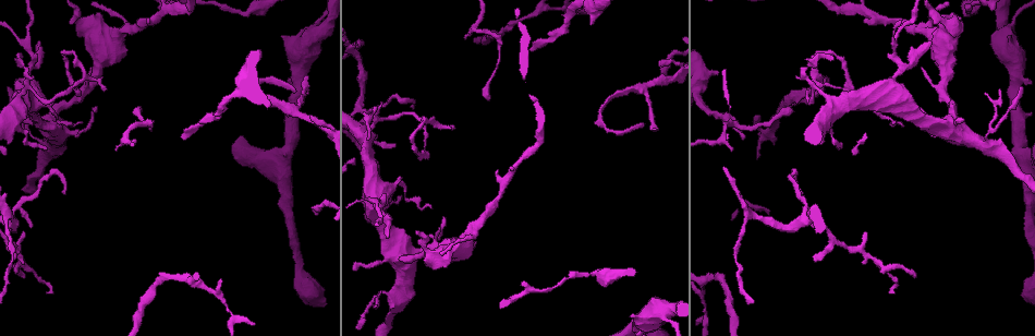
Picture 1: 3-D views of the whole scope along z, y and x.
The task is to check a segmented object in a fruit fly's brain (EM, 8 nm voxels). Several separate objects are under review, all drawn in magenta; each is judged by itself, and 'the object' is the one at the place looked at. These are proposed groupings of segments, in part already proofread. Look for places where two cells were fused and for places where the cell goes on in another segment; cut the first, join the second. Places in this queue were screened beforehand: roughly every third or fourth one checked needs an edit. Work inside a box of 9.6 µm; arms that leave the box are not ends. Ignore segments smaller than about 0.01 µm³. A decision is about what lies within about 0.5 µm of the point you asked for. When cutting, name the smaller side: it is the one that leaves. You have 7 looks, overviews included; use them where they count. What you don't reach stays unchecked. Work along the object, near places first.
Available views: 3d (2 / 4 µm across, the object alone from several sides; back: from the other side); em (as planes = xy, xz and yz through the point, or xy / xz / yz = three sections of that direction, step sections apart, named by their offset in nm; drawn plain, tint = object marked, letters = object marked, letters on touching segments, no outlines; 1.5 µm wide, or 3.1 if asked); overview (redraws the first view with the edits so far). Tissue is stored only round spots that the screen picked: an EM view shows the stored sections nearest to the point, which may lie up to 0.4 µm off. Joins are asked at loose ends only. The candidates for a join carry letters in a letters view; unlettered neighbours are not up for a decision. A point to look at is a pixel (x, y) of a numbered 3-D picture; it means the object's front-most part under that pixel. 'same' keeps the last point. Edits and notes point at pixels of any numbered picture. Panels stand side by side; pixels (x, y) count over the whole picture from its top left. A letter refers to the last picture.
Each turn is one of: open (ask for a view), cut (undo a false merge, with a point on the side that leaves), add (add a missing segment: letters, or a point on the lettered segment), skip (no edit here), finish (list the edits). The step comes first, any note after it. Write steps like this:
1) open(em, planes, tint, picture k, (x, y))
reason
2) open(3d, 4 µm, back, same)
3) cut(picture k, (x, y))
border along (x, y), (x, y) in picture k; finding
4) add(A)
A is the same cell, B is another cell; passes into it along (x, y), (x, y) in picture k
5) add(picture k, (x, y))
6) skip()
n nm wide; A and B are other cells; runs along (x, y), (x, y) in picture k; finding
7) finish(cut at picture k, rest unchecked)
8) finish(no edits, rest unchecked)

open(em, xz, step 8, tint, picture 1, (289, 110))
side arm on a straight run

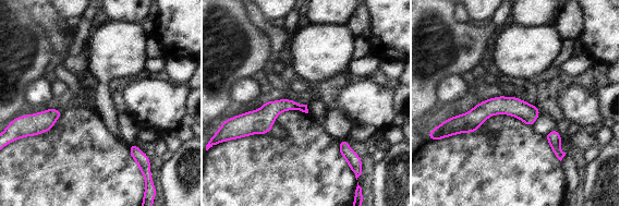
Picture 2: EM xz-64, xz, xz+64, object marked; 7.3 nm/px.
open(em, planes, letters, same)

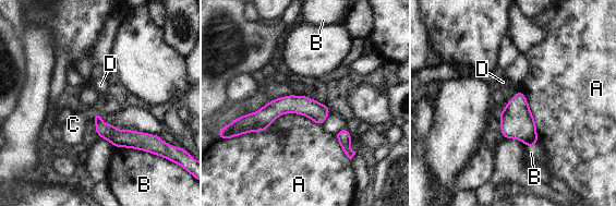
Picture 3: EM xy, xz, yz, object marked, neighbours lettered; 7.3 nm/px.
skip()
A, B, C and D are other cells; border along (94, 113), (92, 118) in picture 3; continuous, no second cell

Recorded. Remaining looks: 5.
open(3d, 4 µm, back, picture 1, (107, 90))
branch stops here

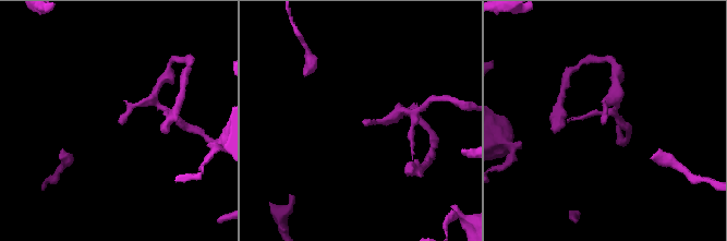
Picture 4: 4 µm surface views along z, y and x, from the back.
open(em, xz, step 4, tint, picture 4, (603, 124))

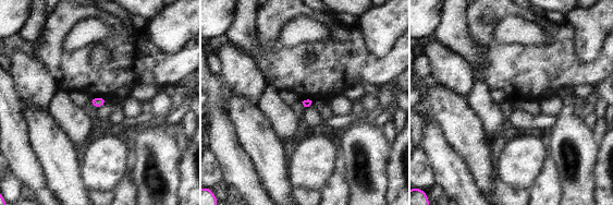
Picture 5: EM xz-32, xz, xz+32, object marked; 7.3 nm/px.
open(em, yz, step 4, letters, same)
another direction

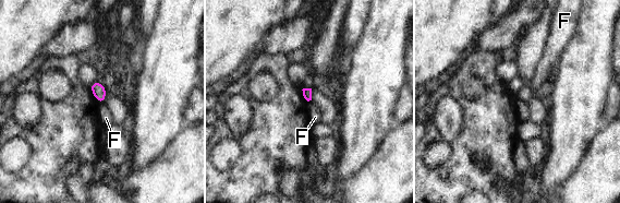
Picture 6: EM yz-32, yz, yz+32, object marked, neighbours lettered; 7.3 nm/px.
skip()
F is another cell; border along (104, 102), (100, 104) in picture 6; none of them fits

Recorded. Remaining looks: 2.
open(em, planes, tint, picture 1, (31, 223))
an open end

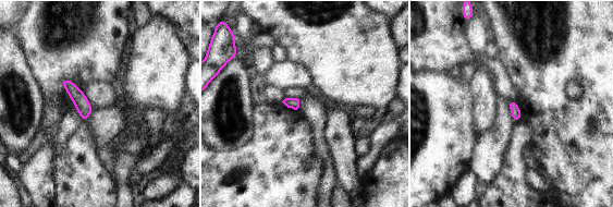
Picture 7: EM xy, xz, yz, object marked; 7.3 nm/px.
open(em, planes, letters, same)

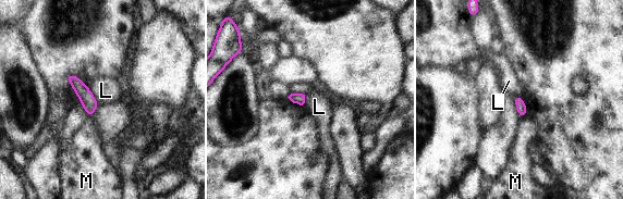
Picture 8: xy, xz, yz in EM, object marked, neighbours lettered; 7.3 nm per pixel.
skip()
L and M are other cells; runs along (70, 76), (86, 97), (90, 112) in picture 8; no lettered segment goes on from it

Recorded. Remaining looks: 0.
finish(no edits, rest unchecked)

